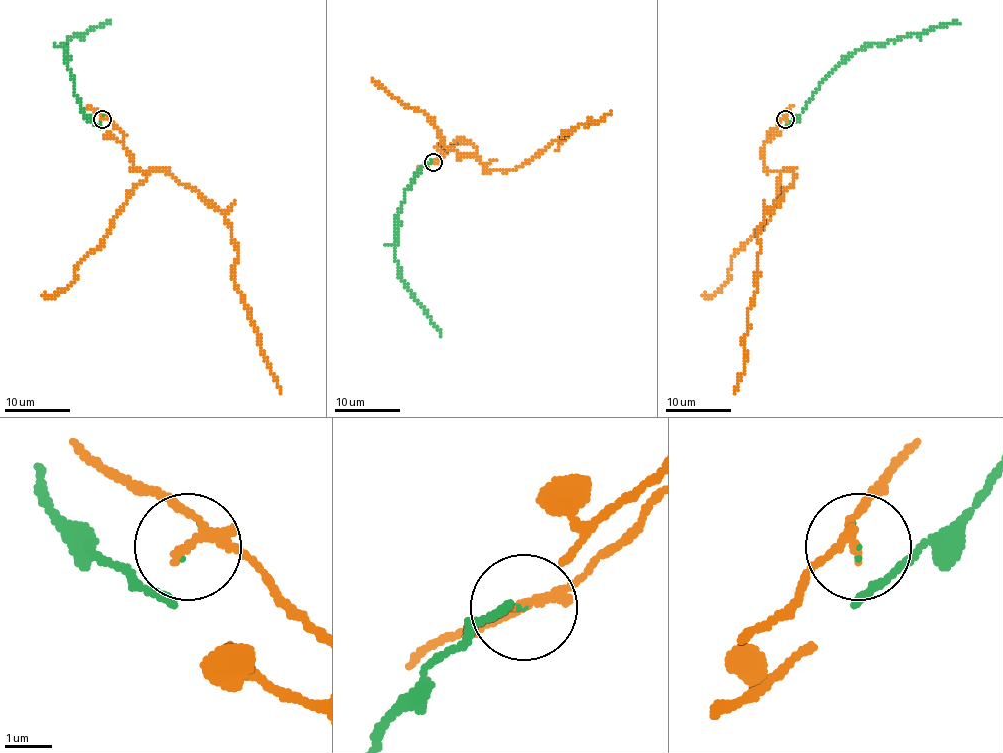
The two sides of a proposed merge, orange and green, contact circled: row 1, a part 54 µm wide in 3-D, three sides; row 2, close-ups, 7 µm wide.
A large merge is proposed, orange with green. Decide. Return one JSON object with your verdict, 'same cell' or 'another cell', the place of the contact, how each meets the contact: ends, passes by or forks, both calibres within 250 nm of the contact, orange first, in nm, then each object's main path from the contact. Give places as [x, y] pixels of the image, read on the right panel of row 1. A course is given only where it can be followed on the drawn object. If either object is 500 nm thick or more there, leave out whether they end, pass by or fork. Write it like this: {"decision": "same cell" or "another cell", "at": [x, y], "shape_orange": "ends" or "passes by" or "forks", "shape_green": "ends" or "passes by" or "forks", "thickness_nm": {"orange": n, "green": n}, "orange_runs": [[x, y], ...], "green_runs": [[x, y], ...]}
{"decision": "same cell", "at": [785, 119], "shape_orange": "passes by", "shape_green": "ends", "thickness_nm": {"orange": 170, "green": 40}, "orange_runs": [[786, 119], [768, 134], [763, 165], [769, 172], [794, 168], [794, 181], [758, 232], [756, 291], [735, 394]], "green_runs": [[786, 119], [787, 126], [802, 113], [830, 72], [859, 49], [959, 23]]}

